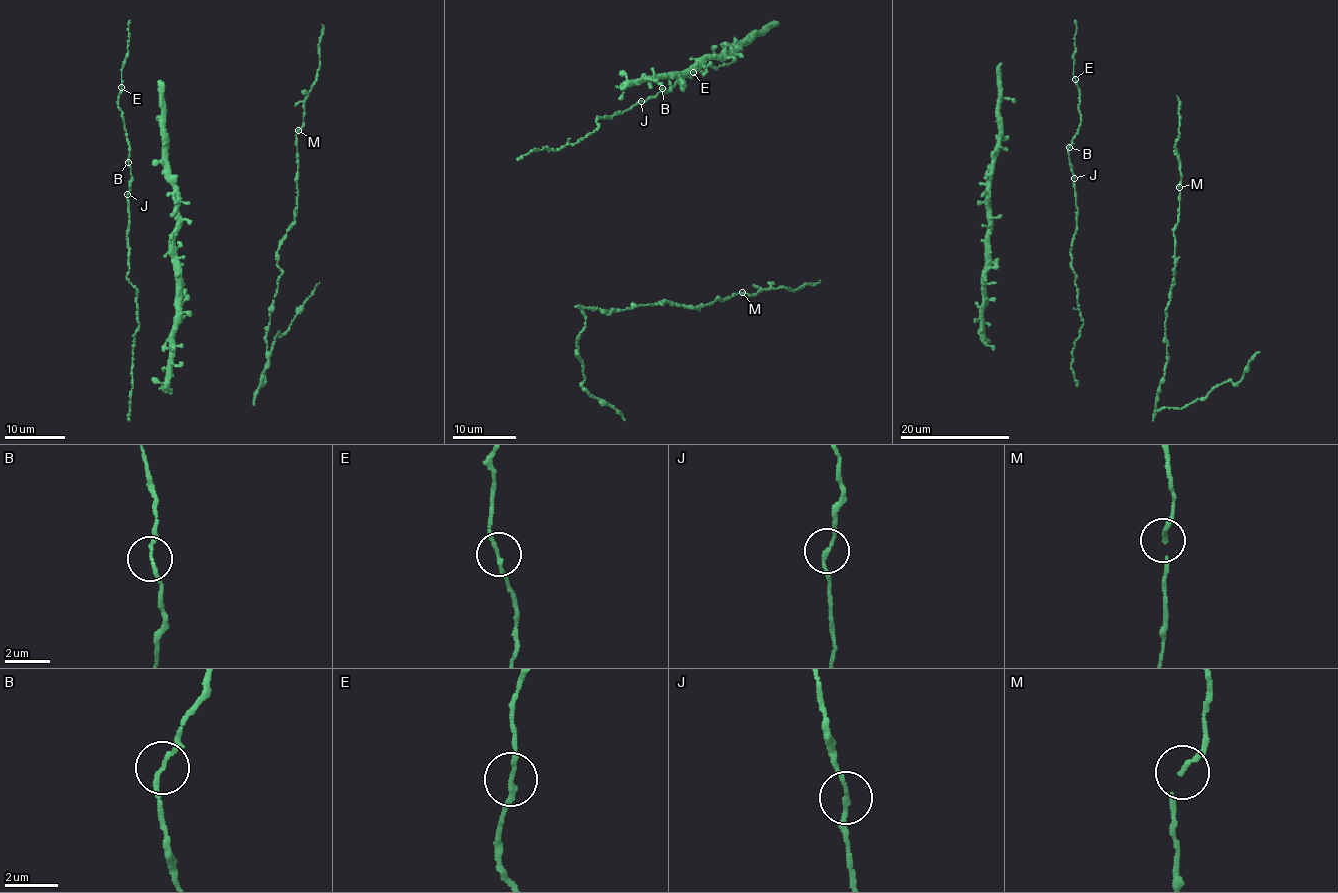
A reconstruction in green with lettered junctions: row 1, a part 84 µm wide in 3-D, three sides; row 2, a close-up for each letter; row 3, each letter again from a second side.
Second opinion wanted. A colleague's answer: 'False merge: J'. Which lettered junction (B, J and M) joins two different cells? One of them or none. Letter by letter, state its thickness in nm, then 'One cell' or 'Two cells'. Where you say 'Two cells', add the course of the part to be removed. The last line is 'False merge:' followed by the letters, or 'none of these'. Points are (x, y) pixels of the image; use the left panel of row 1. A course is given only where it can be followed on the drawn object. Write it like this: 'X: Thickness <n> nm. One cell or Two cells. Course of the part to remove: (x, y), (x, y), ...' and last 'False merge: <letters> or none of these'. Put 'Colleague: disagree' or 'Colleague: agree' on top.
Colleague: disagree
B: Thickness 140 nm. One cell
J: Thickness 140 nm. One cell
M: Thickness 130 nm. One cell
False merge: none of these

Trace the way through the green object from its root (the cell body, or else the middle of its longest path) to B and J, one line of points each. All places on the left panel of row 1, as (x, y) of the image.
B: (131, 391), (134, 334), (139, 322), (137, 291), (127, 277), (130, 223), (127, 193), (131, 178), (127, 161)
J: (131, 391), (134, 334), (139, 322), (137, 291), (127, 277), (130, 223), (127, 193)

